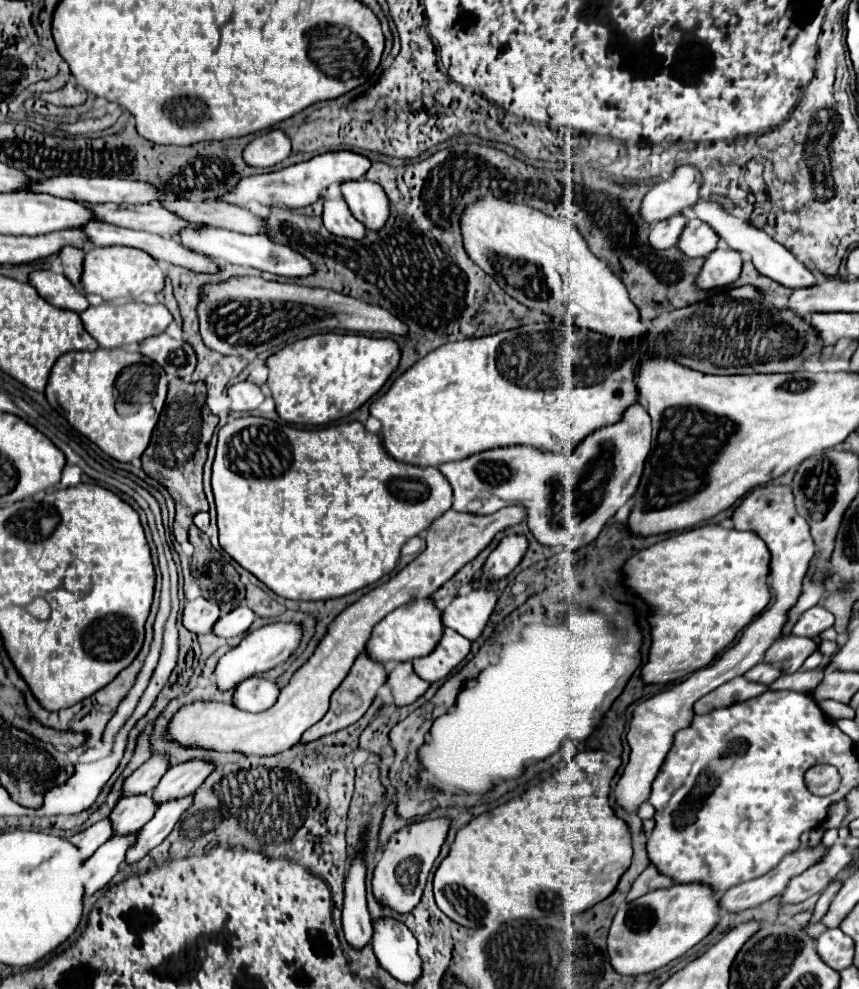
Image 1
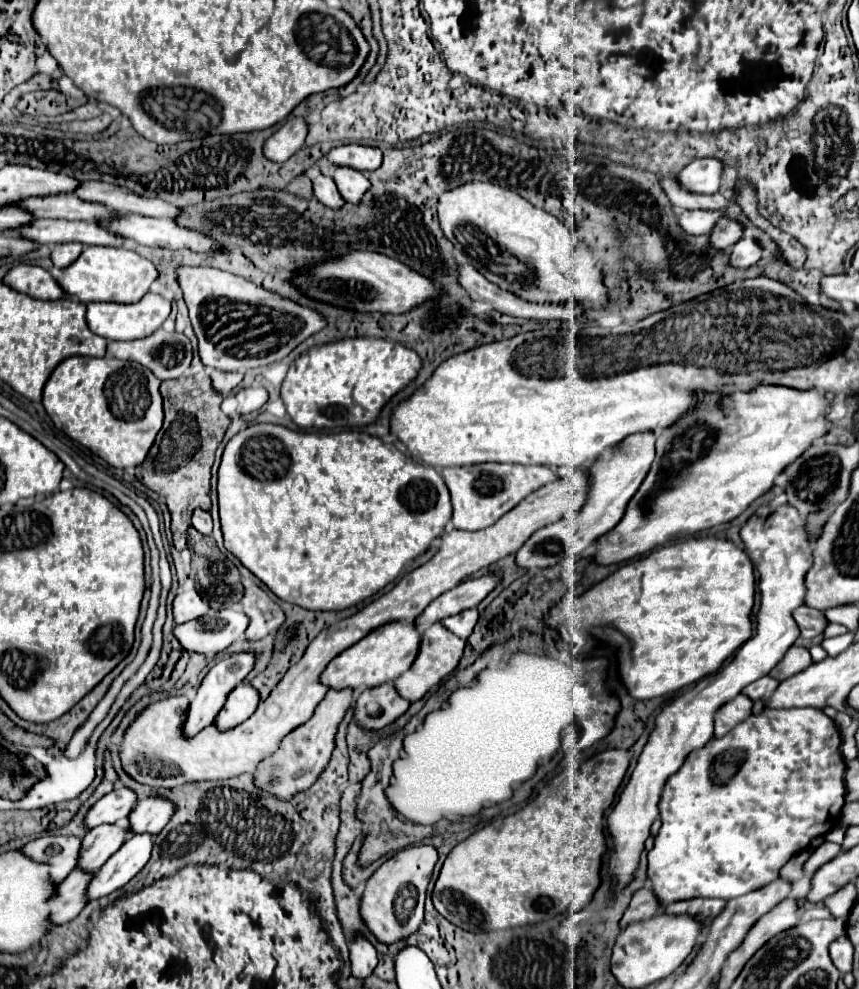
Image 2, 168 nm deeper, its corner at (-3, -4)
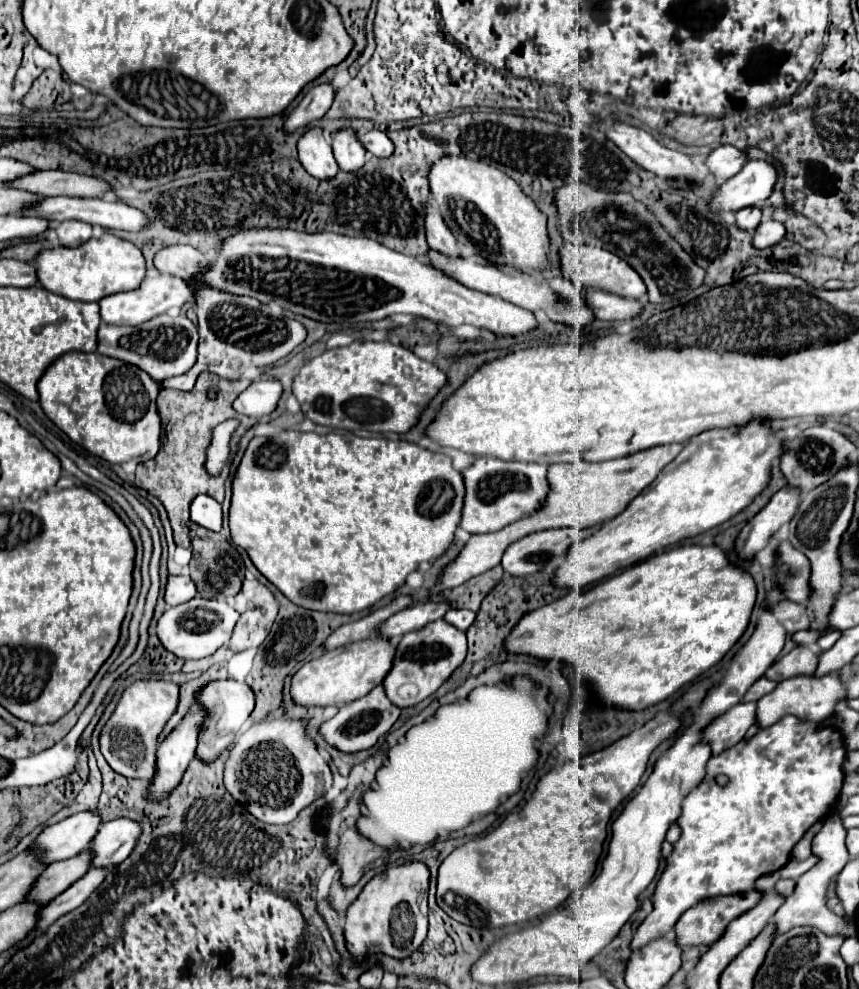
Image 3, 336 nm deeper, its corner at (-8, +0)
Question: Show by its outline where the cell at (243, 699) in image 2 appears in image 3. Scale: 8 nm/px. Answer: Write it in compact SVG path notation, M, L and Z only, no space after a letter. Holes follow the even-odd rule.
M216 680L210 682L204 690L200 690L200 704L208 708L208 718L202 726L202 732L198 736L198 750L196 754L202 756L206 762L214 760L224 748L228 748L234 742L236 732L242 728L242 724L250 718L254 704L256 704L256 696L252 692L252 688L248 684L240 684L234 680Z

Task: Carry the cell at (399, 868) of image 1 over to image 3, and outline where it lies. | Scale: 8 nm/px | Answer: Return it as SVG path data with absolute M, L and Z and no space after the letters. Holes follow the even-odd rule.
M418 860L376 874L346 912L344 936L348 950L356 958L378 952L394 958L410 956L410 948L418 948L428 932L428 884L430 870Z

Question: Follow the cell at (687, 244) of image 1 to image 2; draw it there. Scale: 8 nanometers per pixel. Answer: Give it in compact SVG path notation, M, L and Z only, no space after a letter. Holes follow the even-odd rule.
M725 216L717 222L717 228L713 228L709 236L713 236L713 244L717 244L717 248L731 248L743 236L743 230L743 224L739 224L735 218Z

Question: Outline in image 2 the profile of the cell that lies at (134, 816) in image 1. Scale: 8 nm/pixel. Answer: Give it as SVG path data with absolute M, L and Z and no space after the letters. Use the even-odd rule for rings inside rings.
M103 824L101 828L93 828L81 840L77 868L83 872L95 872L117 852L117 848L121 848L125 838L129 838L125 826Z

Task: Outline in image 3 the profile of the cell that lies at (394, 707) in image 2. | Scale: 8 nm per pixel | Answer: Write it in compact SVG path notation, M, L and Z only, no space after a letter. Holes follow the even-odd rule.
M376 686L366 696L342 706L340 712L334 718L330 718L328 722L322 724L320 732L322 732L322 736L324 736L324 740L328 744L332 744L332 746L336 746L336 748L340 748L344 752L360 752L360 750L372 748L378 742L378 738L384 736L392 728L392 724L398 720L400 712L402 710L398 706L390 704L384 688Z

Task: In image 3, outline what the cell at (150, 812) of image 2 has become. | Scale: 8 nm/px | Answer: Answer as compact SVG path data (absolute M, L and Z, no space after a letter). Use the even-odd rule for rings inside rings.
M114 818L102 824L94 838L94 866L112 866L126 860L138 842L138 832L142 828L138 828L136 820Z

